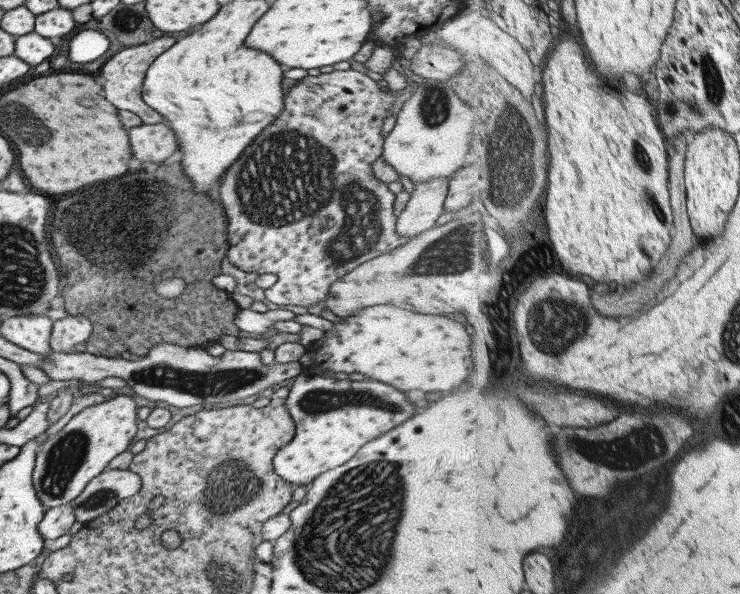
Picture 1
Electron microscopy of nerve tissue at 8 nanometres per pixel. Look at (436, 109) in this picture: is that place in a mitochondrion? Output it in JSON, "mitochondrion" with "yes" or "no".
{"mitochondrion":"yes"}

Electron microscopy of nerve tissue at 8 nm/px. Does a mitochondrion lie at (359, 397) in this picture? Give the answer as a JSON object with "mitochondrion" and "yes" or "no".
{"mitochondrion":"yes"}

